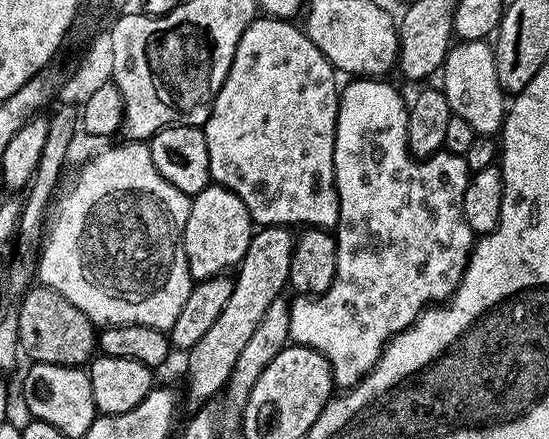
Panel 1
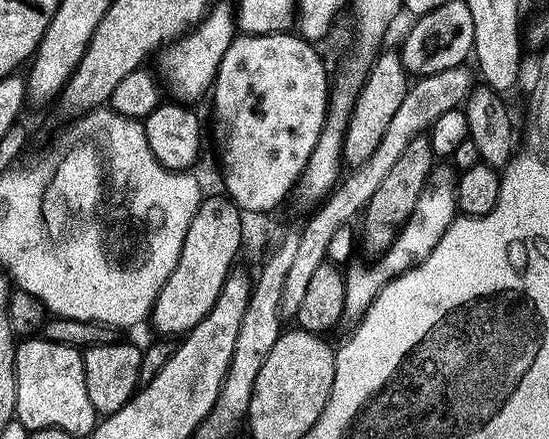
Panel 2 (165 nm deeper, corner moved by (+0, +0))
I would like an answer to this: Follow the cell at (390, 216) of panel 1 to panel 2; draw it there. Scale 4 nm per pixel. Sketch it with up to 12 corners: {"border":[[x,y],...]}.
{"border":[[437,171],[396,241],[347,269],[345,321],[422,263],[457,219],[454,176]]}

